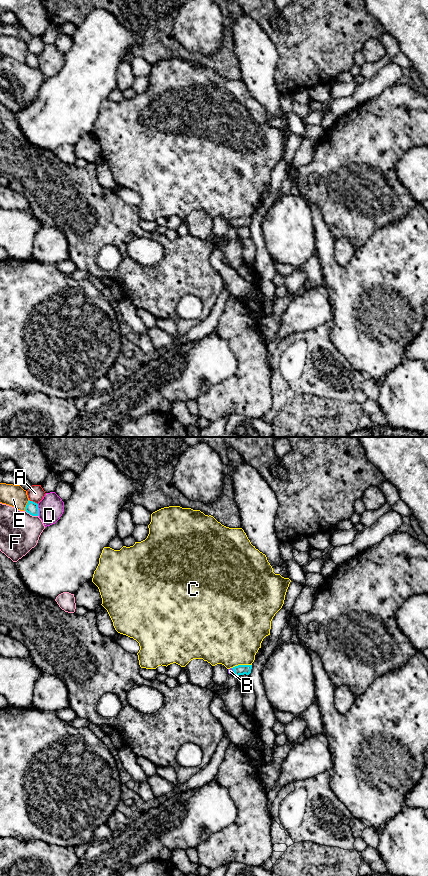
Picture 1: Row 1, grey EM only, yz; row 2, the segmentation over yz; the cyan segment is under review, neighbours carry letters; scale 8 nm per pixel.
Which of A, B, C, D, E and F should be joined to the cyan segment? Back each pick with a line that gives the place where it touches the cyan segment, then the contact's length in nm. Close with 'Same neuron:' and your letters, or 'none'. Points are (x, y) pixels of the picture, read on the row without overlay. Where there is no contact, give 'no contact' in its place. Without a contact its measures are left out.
B: contact yz (233, 222); length 70 nm
Same neuron: B

